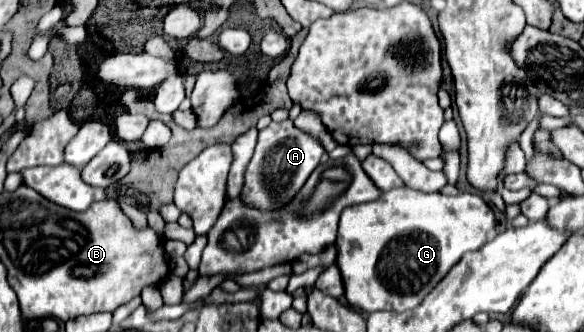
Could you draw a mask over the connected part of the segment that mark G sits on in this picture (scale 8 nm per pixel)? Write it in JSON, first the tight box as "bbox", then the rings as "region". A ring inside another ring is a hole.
{"bbox":[337,187,497,311],"region":[[[395,187],[385,191],[379,199],[347,207],[339,221],[337,233],[337,267],[345,285],[345,299],[351,307],[373,311],[407,311],[415,309],[421,299],[447,275],[447,271],[467,253],[477,251],[489,239],[489,231],[495,229],[497,217],[481,195],[459,193],[455,197],[443,193],[423,193],[407,187]]]}

